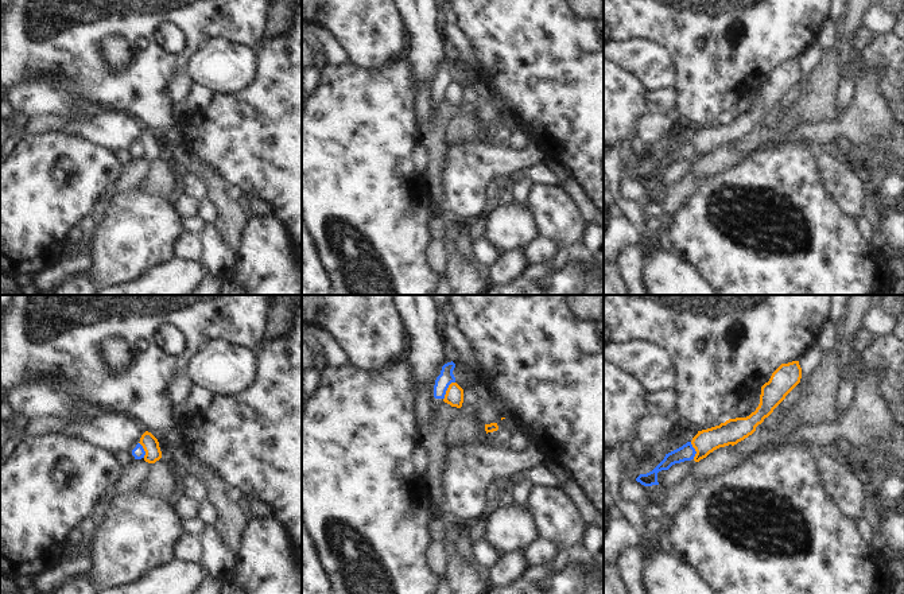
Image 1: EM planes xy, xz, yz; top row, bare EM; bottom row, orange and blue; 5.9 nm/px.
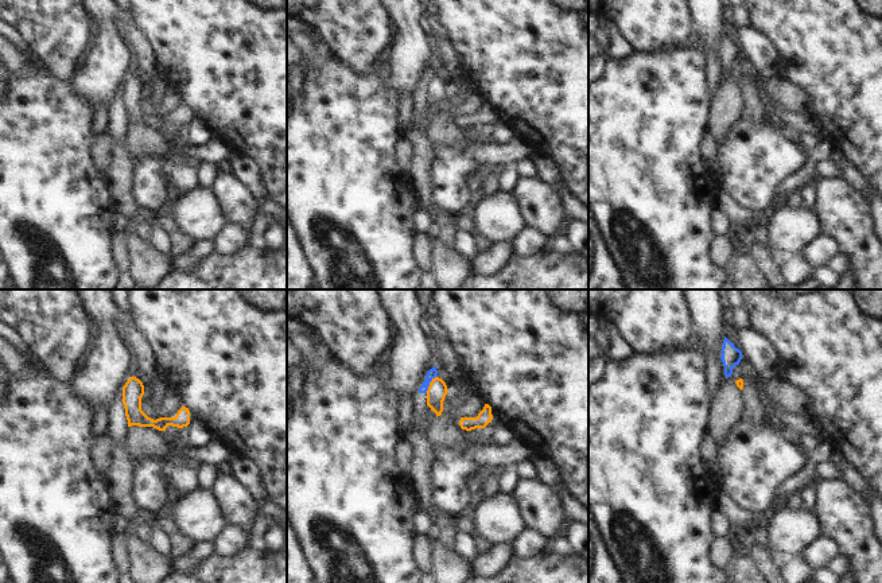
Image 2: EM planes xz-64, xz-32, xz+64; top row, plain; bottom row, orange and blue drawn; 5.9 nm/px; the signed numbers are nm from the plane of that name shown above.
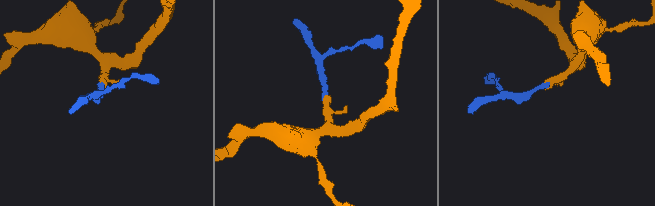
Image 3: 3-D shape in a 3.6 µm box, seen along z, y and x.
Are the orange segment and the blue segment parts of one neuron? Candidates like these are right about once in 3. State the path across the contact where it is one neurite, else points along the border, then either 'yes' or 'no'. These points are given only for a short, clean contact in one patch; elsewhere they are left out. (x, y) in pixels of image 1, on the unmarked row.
border along xz (454, 80), (449, 84), (443, 97); no

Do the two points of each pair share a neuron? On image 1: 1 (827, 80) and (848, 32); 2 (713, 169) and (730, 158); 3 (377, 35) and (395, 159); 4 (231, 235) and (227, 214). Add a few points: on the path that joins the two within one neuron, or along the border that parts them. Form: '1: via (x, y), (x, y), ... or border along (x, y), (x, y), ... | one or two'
1: via (827, 68), (830, 57), (838, 45) | one
2: via (717, 164), (726, 158) | one
3: border along (400, 57), (377, 72), (352, 62) | two
4: via (231, 229), (229, 220) | one

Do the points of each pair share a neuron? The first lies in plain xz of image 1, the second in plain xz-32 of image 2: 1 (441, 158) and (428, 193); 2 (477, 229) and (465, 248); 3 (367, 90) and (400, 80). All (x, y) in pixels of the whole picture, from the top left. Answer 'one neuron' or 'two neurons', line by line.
1: one neuron
2: two neurons
3: two neurons

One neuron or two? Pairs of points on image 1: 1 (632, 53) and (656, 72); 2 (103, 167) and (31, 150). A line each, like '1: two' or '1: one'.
1: one
2: one

